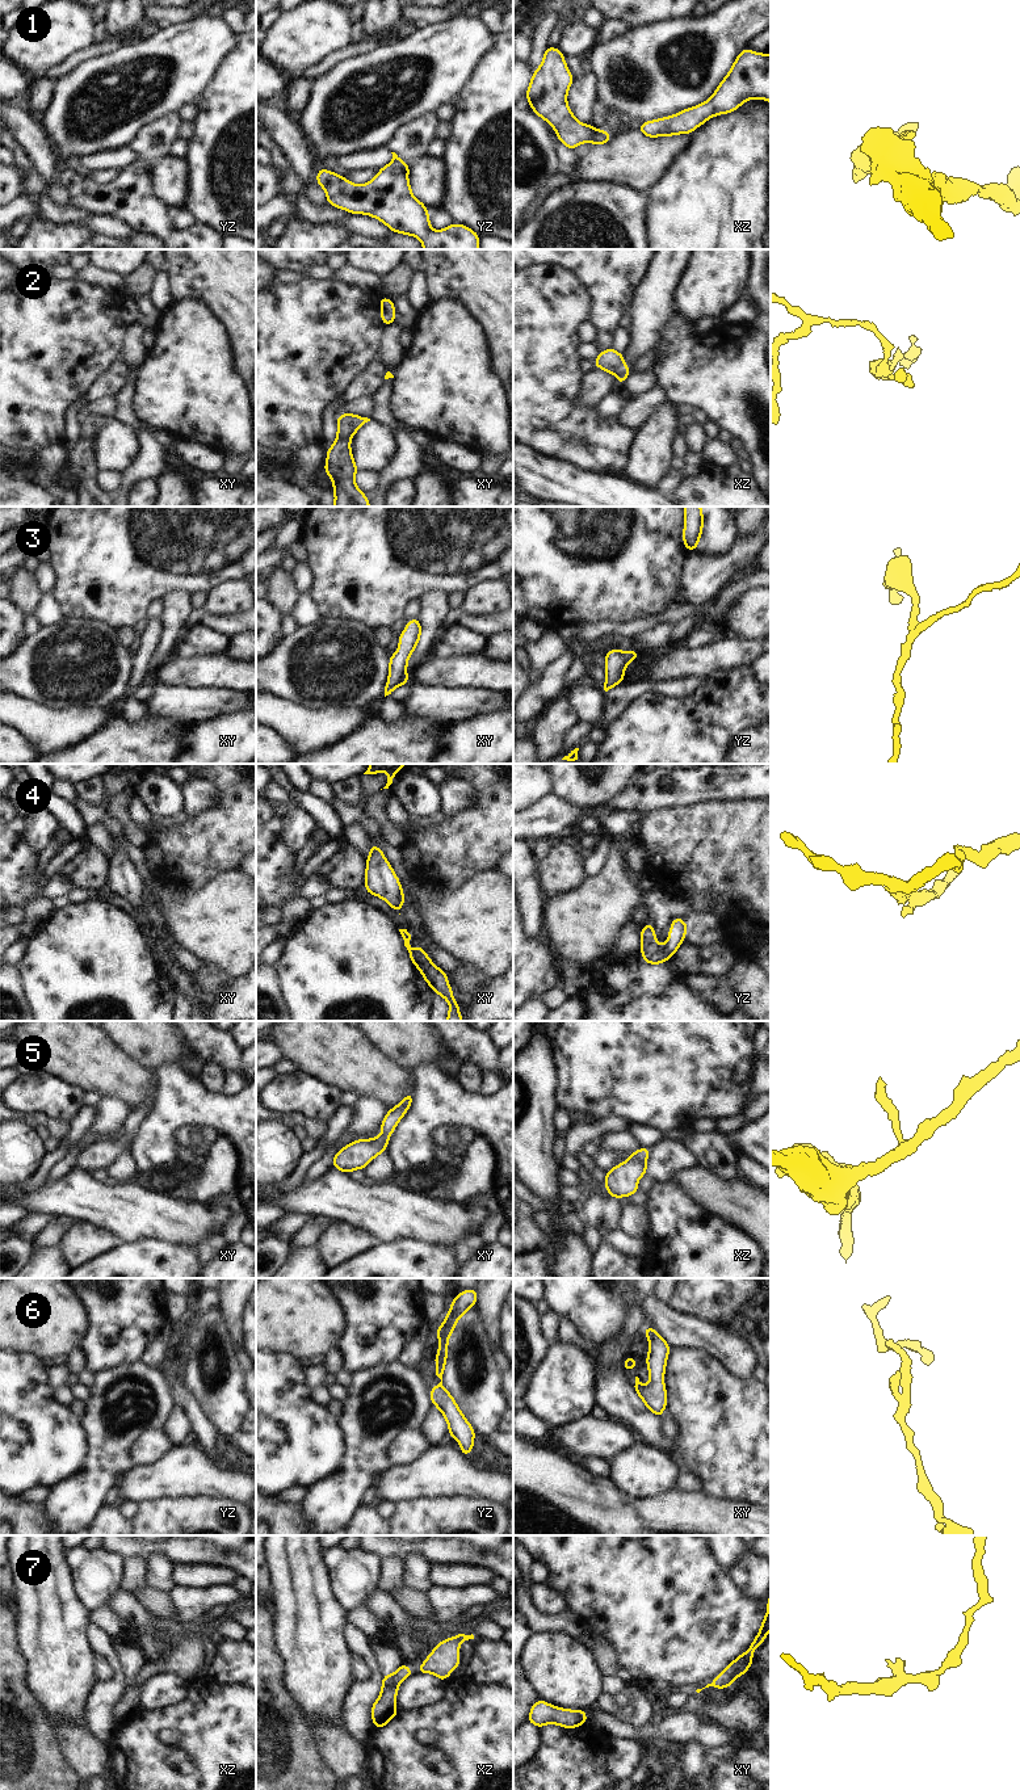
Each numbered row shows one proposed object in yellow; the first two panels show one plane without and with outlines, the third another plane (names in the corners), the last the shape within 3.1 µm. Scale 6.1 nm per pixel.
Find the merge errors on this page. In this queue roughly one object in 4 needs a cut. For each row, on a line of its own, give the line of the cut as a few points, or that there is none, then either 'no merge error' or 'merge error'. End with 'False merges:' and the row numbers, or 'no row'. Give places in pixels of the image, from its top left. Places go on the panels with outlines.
1: cut xz (588, 125), (591, 141); merge error
2: cut none; no merge error
3: cut none; no merge error
4: cut none; no merge error
5: cut none; no merge error
6: cut none; no merge error
7: cut none; no merge error
False merges: 1

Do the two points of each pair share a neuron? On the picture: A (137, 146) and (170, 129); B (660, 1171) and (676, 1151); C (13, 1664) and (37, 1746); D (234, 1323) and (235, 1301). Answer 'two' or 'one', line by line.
A: one
B: one
C: one
D: one

